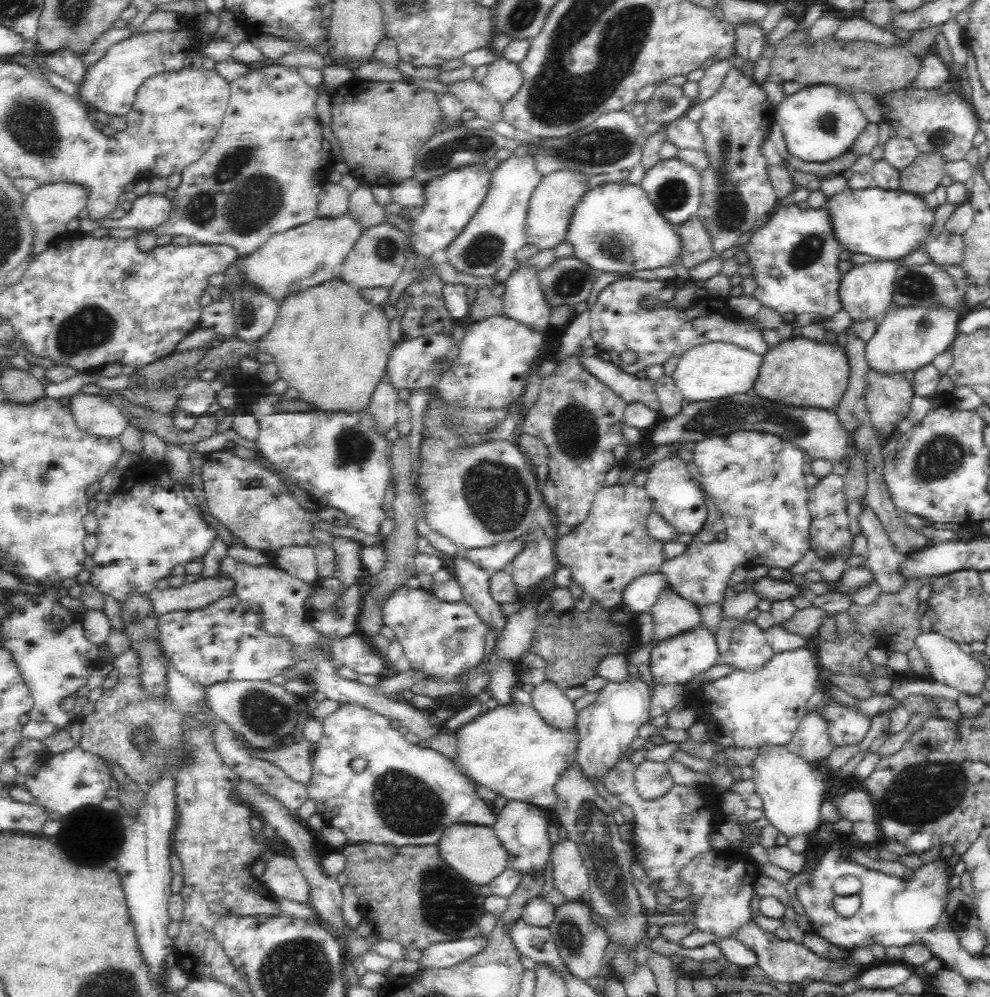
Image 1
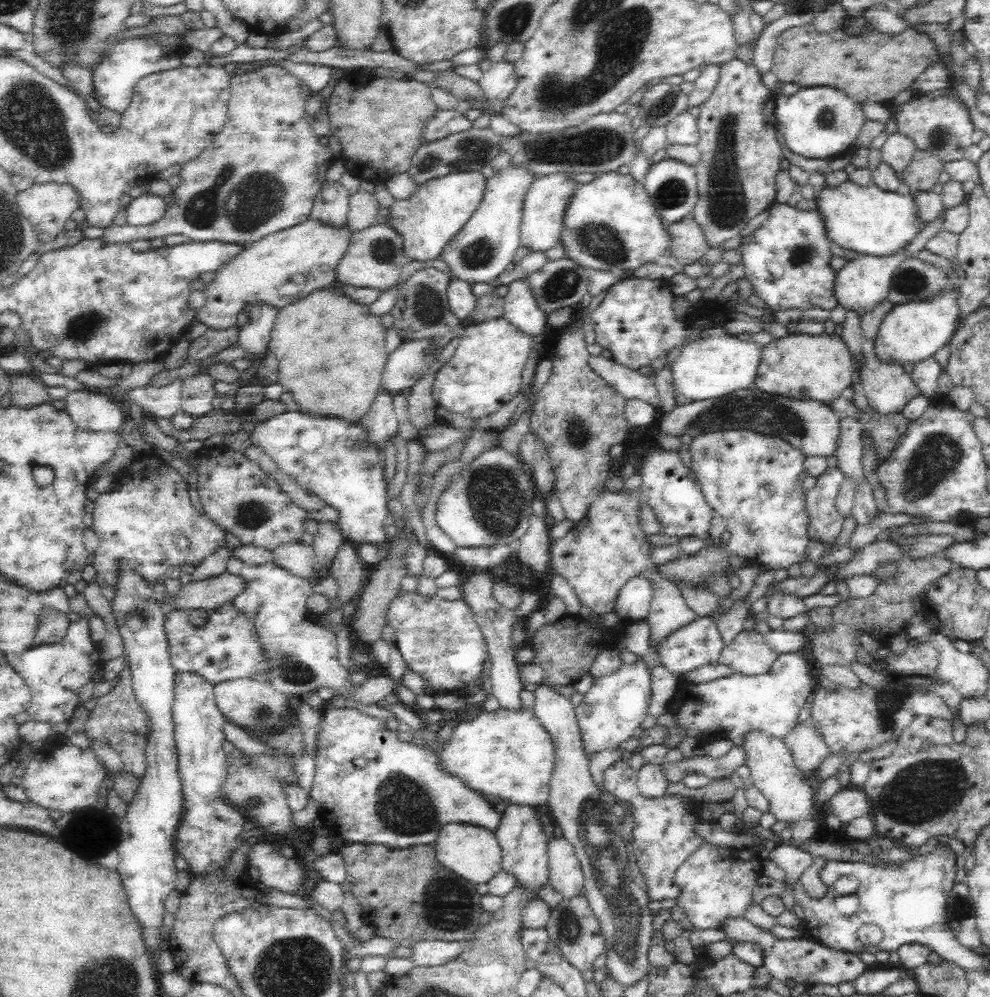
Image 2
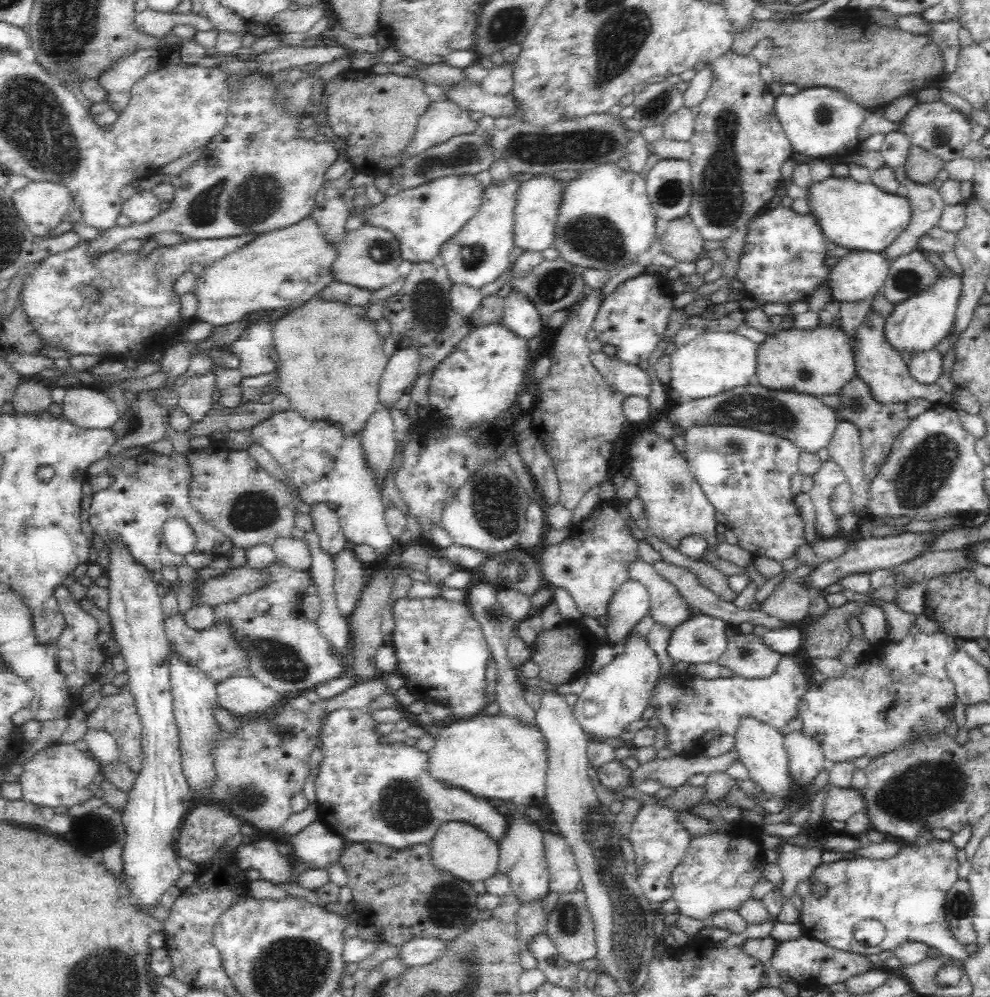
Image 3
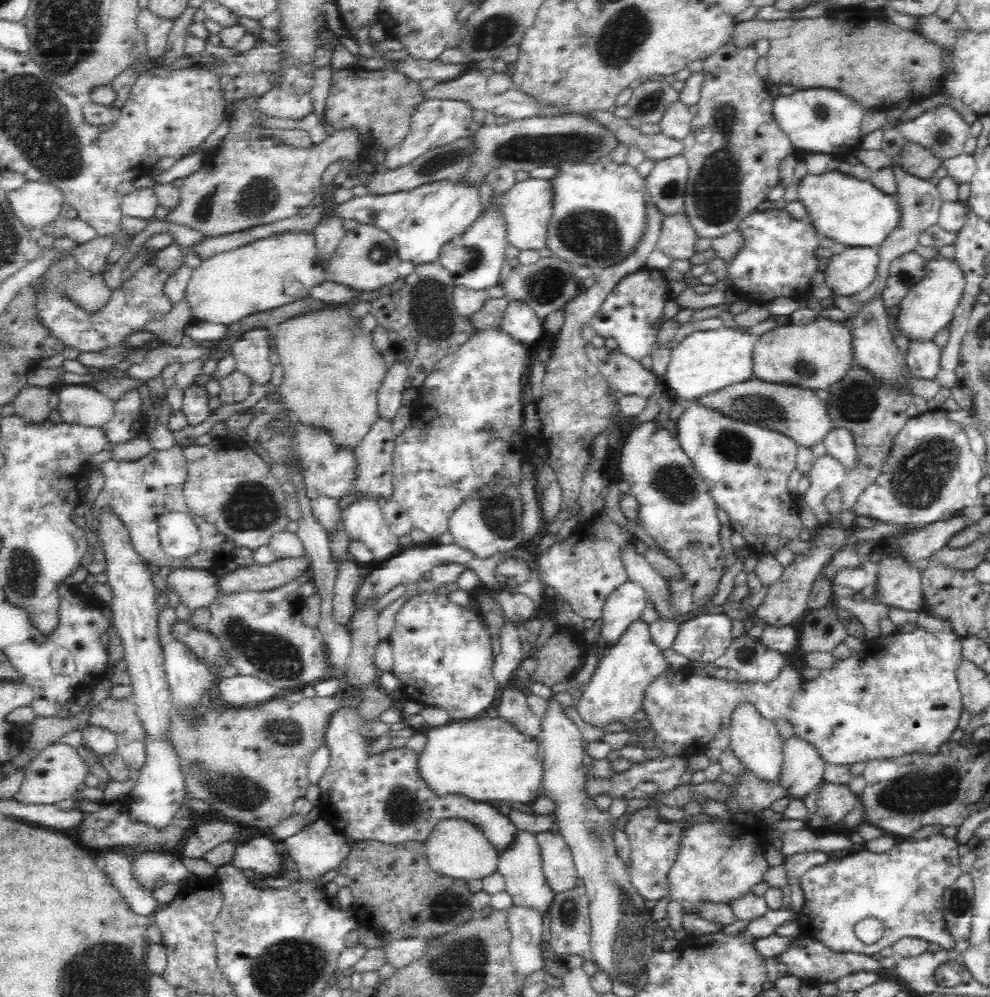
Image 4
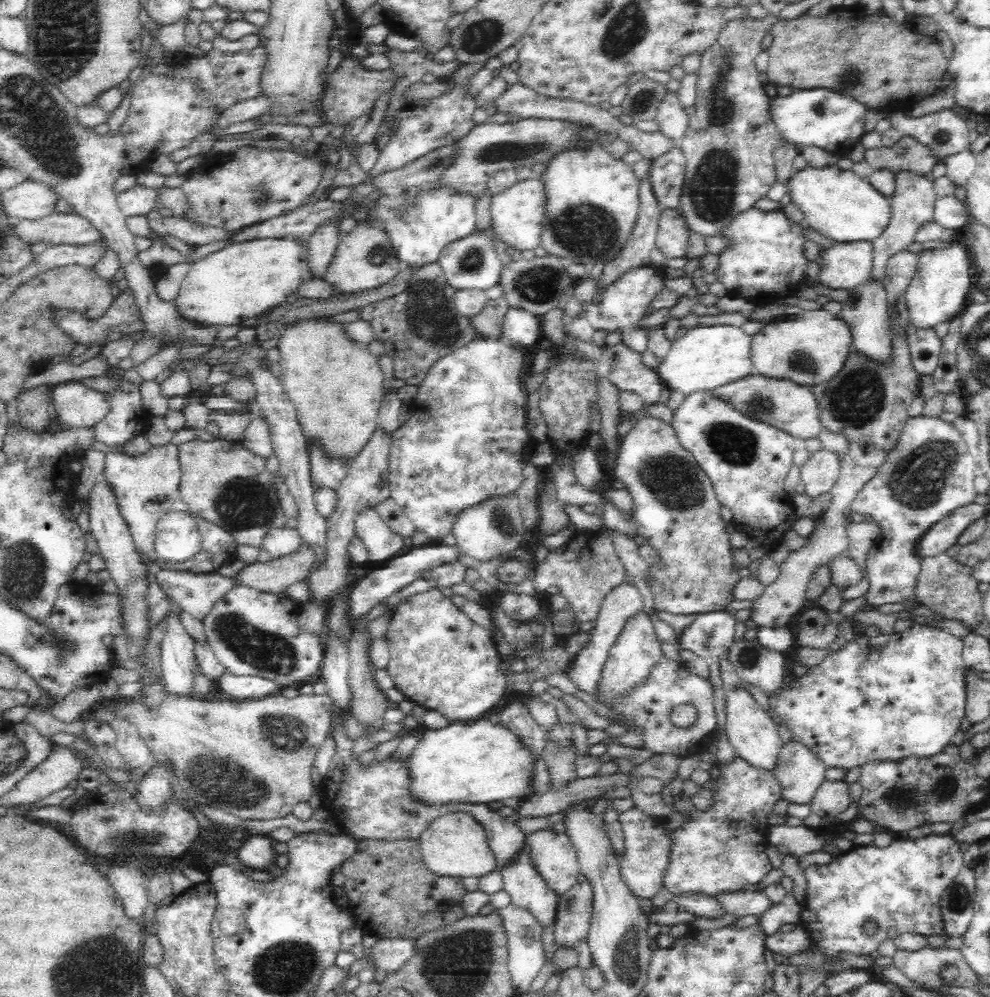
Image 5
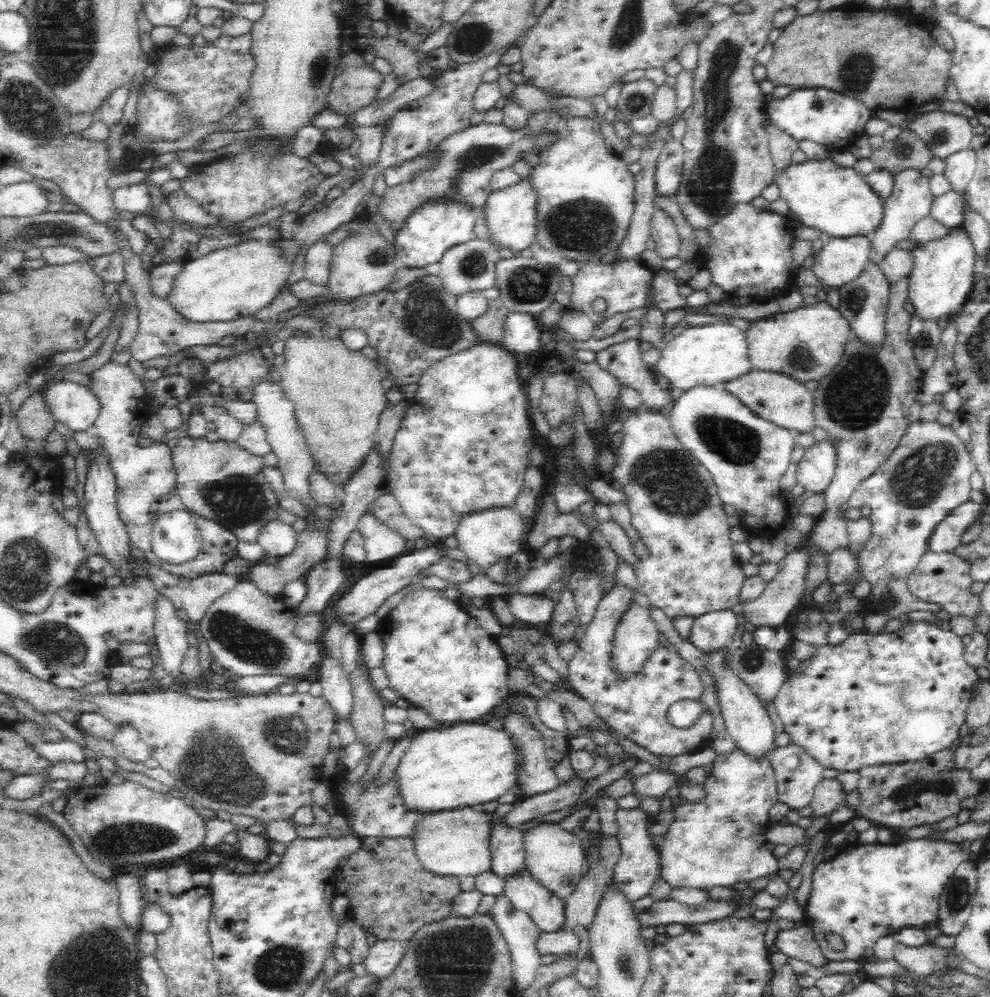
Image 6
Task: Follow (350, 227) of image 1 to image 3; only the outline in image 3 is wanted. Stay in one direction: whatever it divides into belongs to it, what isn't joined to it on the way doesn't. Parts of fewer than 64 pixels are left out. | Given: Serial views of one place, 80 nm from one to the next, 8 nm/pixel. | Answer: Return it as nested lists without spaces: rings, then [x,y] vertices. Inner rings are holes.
[[[310,216],[299,223],[259,234],[240,251],[218,260],[197,278],[195,318],[212,326],[224,326],[244,319],[254,310],[294,307],[317,296],[333,280],[332,265],[338,258],[338,242],[329,242],[323,229]]]

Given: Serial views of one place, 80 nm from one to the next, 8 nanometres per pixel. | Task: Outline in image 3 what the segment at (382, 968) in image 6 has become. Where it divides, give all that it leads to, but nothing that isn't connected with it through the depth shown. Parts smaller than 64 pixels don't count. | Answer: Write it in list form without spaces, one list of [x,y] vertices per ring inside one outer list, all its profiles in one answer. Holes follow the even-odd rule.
[[[416,938],[399,948],[402,951],[399,959],[407,967],[416,967],[432,964],[438,958],[442,958],[448,950],[448,942],[442,942],[442,940],[434,938]]]

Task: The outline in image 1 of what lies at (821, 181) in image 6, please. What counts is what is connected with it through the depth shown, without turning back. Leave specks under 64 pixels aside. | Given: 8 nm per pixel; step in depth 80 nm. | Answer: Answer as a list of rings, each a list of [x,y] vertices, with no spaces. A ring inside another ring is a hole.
[[[846,187],[827,198],[828,209],[836,240],[845,250],[867,254],[878,261],[902,260],[917,251],[932,238],[929,232],[935,221],[935,209],[924,196],[902,190],[880,187],[850,189]]]

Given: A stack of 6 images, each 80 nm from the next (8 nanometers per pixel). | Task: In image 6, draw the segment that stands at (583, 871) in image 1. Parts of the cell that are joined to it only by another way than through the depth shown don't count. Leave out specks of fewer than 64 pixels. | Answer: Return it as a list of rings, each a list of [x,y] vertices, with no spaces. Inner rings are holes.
[[[543,822],[523,832],[523,843],[525,868],[530,871],[530,874],[558,898],[564,899],[570,896],[582,878],[582,868],[584,868],[584,849],[574,831],[563,830],[556,823]]]

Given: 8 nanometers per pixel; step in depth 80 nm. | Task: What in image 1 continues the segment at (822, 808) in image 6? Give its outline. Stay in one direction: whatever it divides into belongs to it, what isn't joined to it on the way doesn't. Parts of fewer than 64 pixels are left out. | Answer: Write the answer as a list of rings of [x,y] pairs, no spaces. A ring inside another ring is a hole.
[[[849,790],[839,798],[837,804],[841,818],[852,822],[872,822],[878,820],[873,798],[862,790]]]

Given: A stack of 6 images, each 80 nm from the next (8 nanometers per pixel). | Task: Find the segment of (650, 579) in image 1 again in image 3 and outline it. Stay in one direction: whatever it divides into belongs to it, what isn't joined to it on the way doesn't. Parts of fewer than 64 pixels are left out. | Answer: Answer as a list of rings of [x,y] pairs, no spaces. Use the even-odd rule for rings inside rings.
[[[624,581],[608,604],[609,622],[605,626],[609,644],[624,642],[634,625],[649,614],[651,599],[641,582]]]

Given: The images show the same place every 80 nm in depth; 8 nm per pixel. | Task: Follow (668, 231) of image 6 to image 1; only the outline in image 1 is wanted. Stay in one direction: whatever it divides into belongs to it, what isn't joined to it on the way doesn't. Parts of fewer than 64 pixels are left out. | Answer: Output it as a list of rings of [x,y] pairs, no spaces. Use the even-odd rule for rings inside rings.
[[[697,216],[674,226],[681,238],[680,262],[694,268],[716,256],[707,228]]]

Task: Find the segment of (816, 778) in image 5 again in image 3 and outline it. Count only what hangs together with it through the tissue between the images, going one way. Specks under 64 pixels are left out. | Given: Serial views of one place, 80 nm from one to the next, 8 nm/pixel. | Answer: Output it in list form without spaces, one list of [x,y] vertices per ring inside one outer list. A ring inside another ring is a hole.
[[[796,730],[783,736],[783,746],[788,753],[793,783],[797,786],[808,786],[826,764],[820,743],[804,733],[804,730]]]

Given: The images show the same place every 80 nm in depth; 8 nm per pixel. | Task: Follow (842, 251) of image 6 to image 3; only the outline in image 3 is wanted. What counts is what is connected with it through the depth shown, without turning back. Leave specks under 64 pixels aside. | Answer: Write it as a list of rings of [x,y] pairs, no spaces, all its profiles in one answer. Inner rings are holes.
[[[852,251],[839,259],[840,262],[829,270],[828,282],[833,300],[841,303],[874,298],[892,267],[892,261],[880,252]]]

